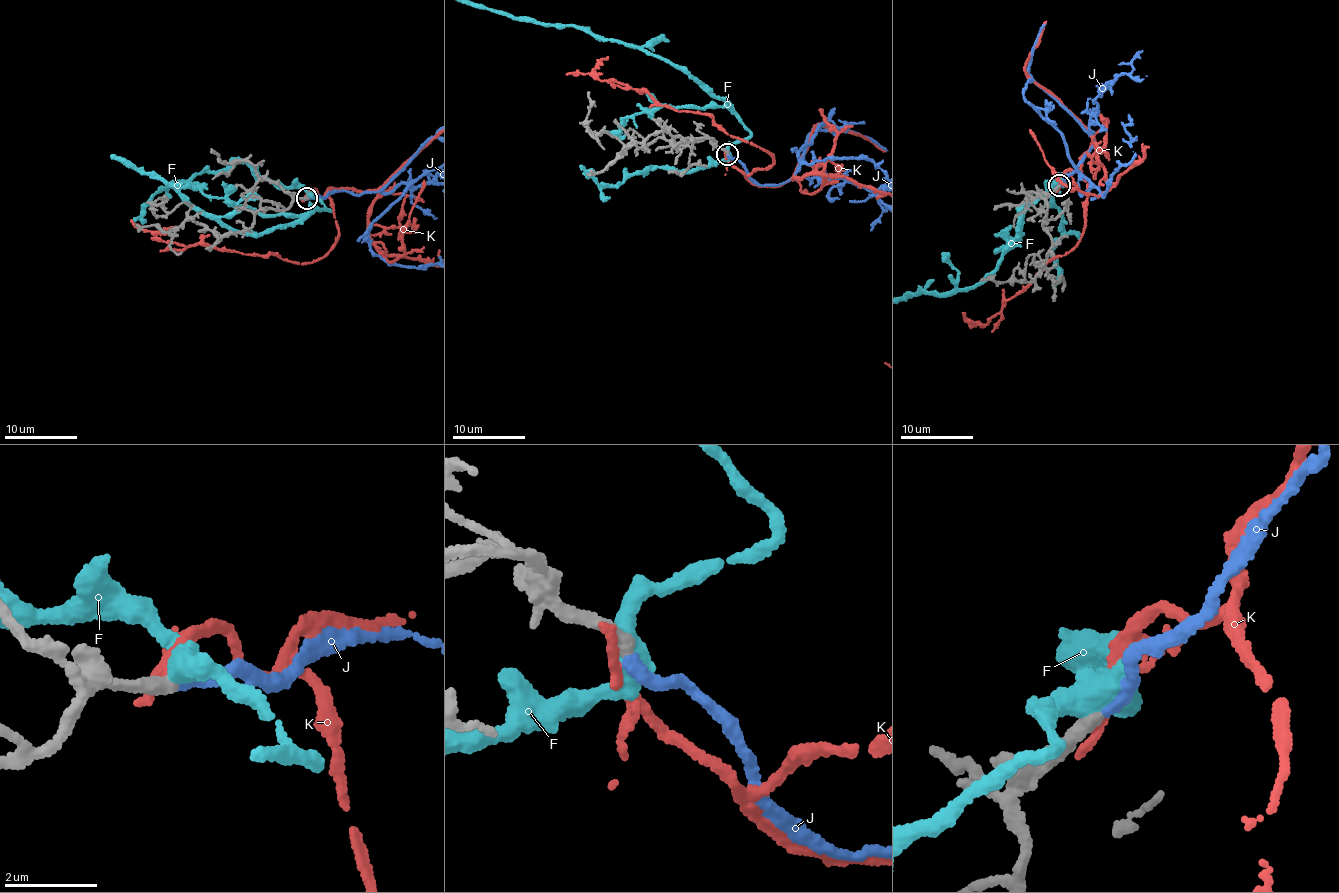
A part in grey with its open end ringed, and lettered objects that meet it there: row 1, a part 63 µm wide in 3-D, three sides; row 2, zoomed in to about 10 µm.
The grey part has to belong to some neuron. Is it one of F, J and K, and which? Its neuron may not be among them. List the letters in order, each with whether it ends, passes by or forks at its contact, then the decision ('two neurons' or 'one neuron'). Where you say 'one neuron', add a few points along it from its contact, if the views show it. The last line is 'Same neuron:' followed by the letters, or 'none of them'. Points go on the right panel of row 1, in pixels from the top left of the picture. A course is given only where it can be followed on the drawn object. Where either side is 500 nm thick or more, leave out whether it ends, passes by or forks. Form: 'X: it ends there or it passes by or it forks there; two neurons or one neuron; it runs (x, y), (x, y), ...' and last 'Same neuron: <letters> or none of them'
F: it passes by; two neurons
J: it ends there; one neuron
K: it ends there; two neurons
Same neuron: J

